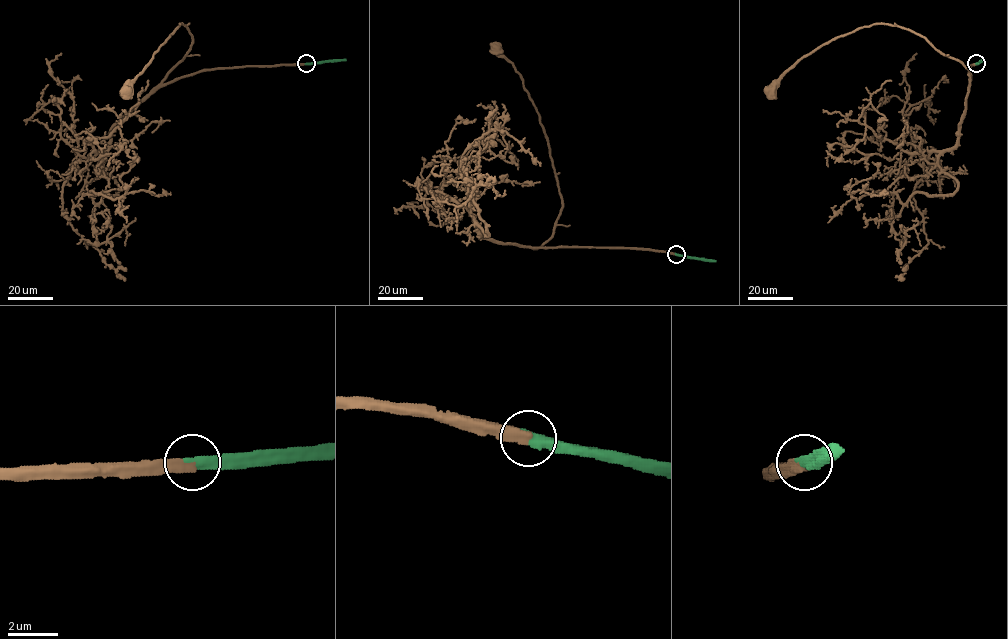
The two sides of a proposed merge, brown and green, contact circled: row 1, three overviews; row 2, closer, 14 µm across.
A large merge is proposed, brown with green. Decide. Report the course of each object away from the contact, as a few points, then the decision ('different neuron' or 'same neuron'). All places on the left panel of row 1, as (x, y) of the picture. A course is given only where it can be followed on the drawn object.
brown via (306, 64), (203, 69), (160, 84), (185, 55), (192, 41), (187, 28), (180, 24), (125, 90) | green via (306, 64), (346, 60) | same neuron

